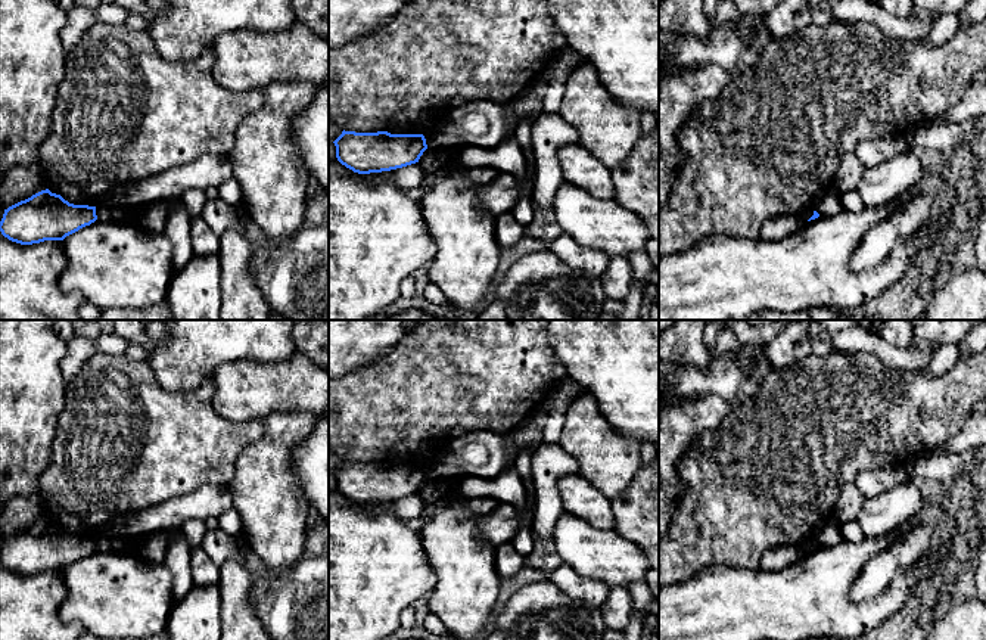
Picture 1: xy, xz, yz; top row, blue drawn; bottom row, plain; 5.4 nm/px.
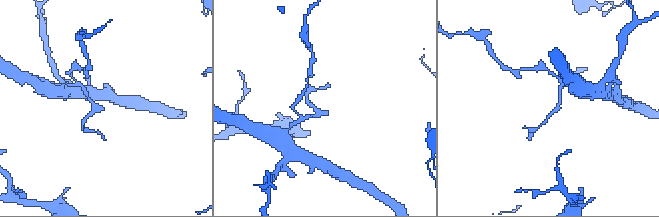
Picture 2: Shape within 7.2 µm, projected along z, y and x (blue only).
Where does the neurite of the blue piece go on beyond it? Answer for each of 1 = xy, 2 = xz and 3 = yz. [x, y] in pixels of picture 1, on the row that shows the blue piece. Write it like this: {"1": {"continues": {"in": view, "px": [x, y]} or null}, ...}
{"1": {"continues": null}, "2": {"continues": null}, "3": {"continues": null}}

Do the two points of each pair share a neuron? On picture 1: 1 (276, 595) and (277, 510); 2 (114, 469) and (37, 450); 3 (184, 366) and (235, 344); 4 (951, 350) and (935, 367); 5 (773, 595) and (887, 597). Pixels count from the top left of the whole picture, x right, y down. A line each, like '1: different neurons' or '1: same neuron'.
1: different neurons
2: different neurons
3: same neuron
4: same neuron
5: same neuron

